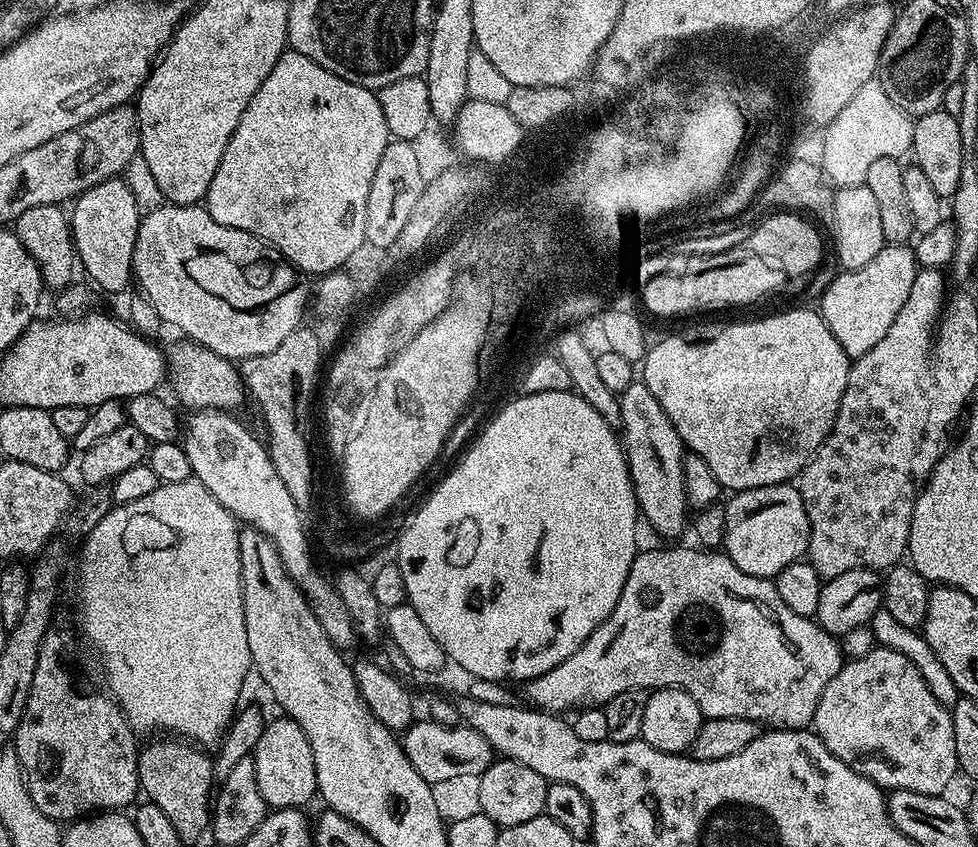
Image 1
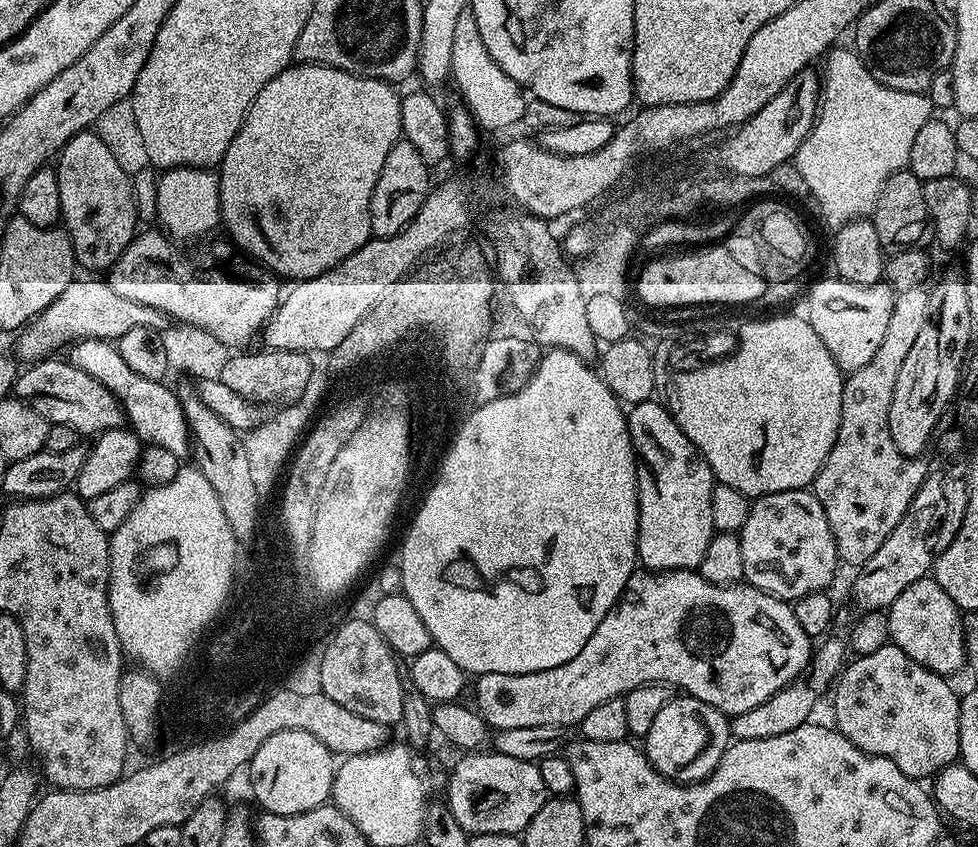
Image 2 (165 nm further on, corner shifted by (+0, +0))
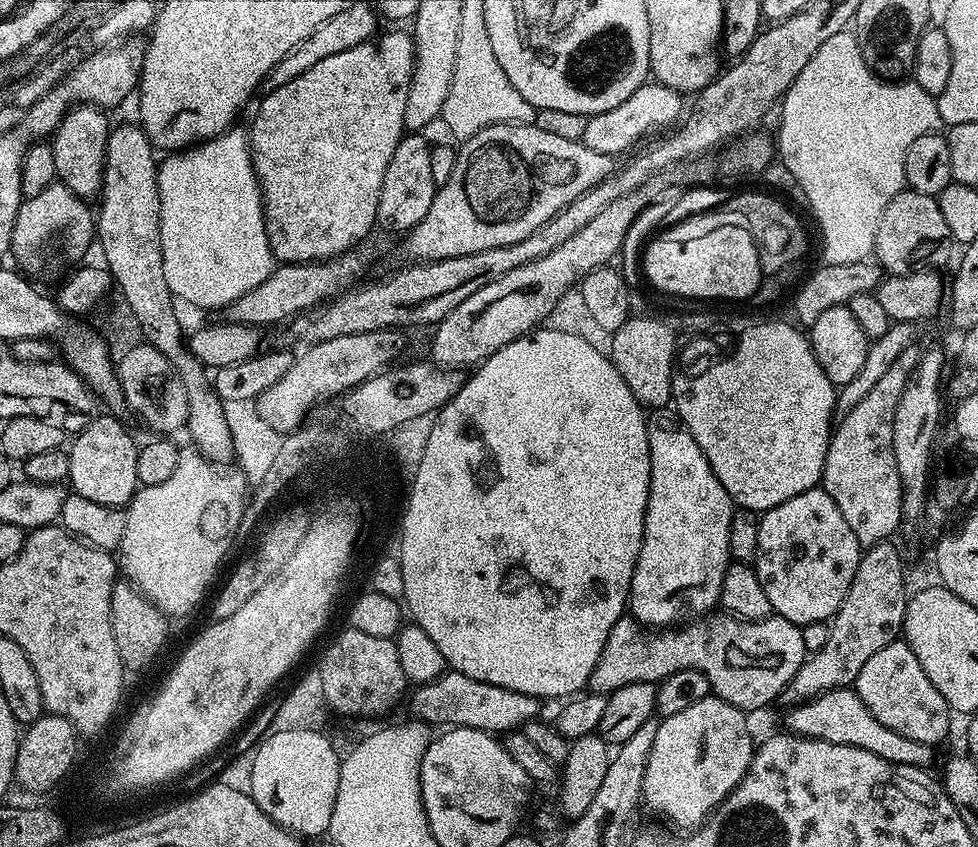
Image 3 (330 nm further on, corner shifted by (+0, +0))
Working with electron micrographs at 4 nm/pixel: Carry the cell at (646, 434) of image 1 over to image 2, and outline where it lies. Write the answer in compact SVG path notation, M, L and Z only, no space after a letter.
M650 399L641 404L633 404L627 409L626 415L628 417L628 433L632 439L632 448L636 451L636 489L638 490L638 506L640 507L640 513L638 514L636 554L639 563L643 565L647 571L655 573L683 572L685 570L699 569L702 558L706 558L706 550L710 546L710 542L716 532L714 514L712 513L712 485L714 483L714 477L710 466L700 457L700 451L693 446L690 442L690 438L686 438L686 434L682 434L678 422L672 416L672 413L664 407L663 403L657 402L655 399Z

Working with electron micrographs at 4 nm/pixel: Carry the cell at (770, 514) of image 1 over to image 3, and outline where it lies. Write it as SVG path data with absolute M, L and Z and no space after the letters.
M817 486L802 494L794 494L794 498L786 498L786 502L763 513L759 521L754 567L758 582L762 582L762 590L766 590L766 598L770 598L773 613L786 618L791 624L801 626L831 621L846 598L846 590L850 590L850 582L854 582L862 555L862 546L854 530L850 530L846 518L842 518L838 502L834 502L834 498L830 498L823 487Z

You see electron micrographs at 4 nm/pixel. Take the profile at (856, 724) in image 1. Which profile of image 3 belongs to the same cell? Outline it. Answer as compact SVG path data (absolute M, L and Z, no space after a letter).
M898 638L890 646L882 646L878 654L874 654L854 683L854 690L862 702L866 702L866 710L888 726L902 738L914 738L914 742L939 746L948 736L948 727L952 724L954 713L948 707L946 698L938 694L934 682L926 678L918 658L914 658L914 650Z

